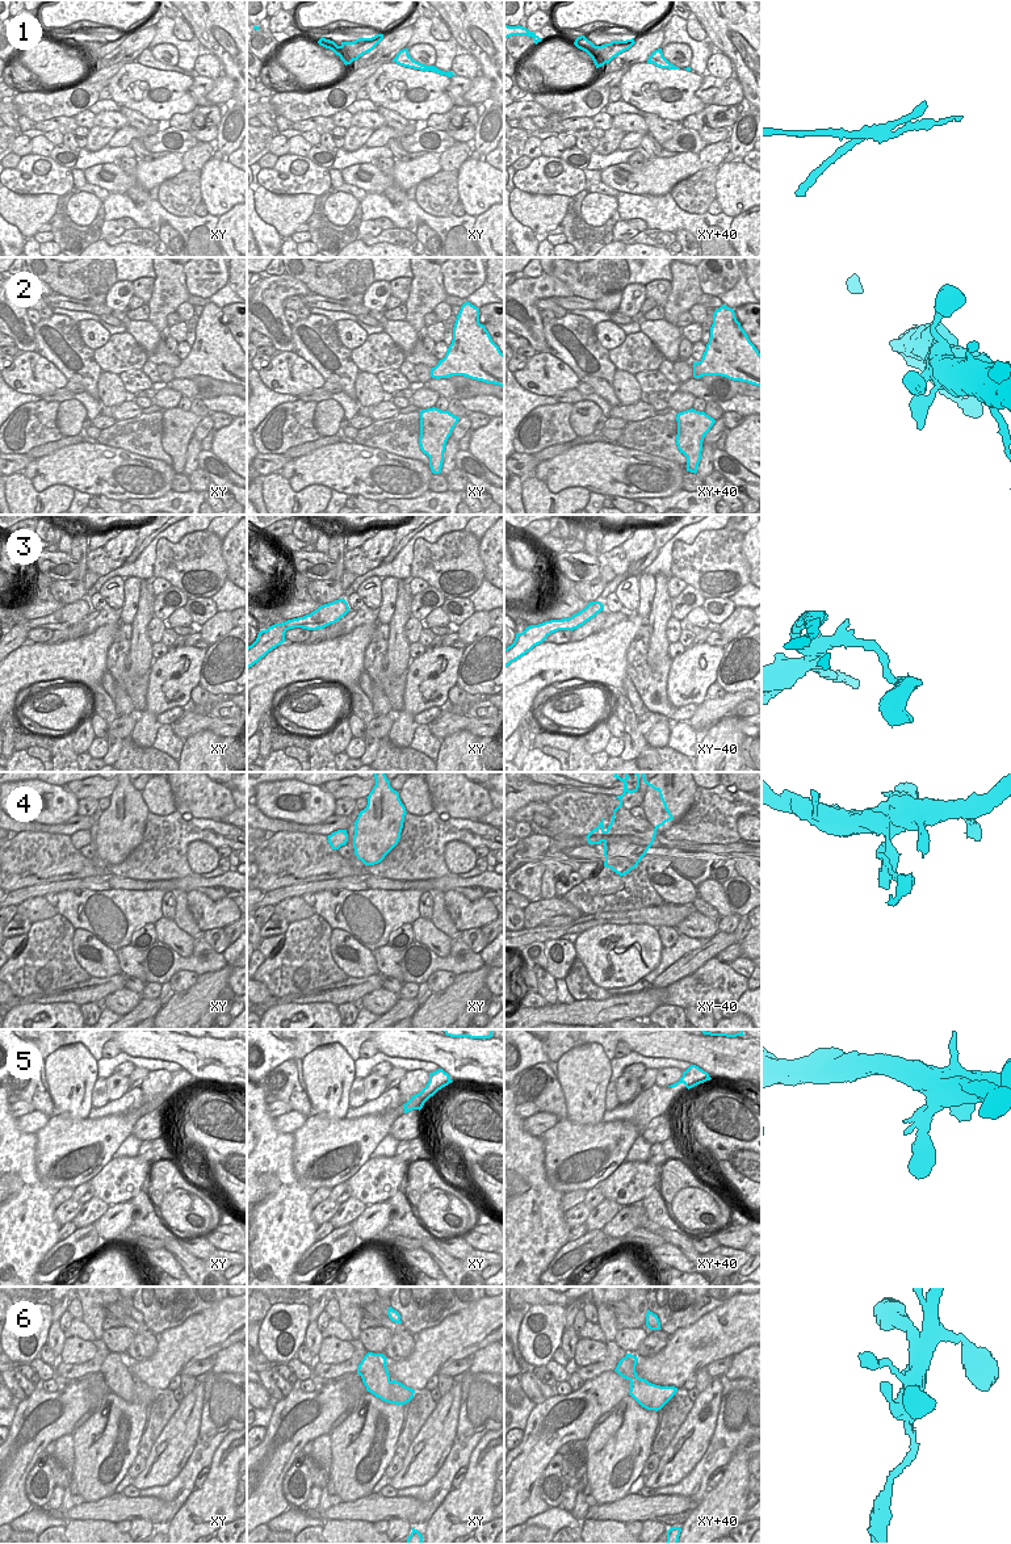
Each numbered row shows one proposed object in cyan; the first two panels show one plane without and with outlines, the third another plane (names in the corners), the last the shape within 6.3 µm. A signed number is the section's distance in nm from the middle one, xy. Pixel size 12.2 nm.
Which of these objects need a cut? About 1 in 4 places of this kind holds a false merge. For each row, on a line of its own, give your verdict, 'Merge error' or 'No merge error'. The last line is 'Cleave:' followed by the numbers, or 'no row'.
1: Merge error
2: No merge error
3: No merge error
4: No merge error
5: No merge error
6: No merge error
Cleave: 1.

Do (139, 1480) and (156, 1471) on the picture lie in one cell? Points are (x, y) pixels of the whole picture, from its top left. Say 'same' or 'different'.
same

